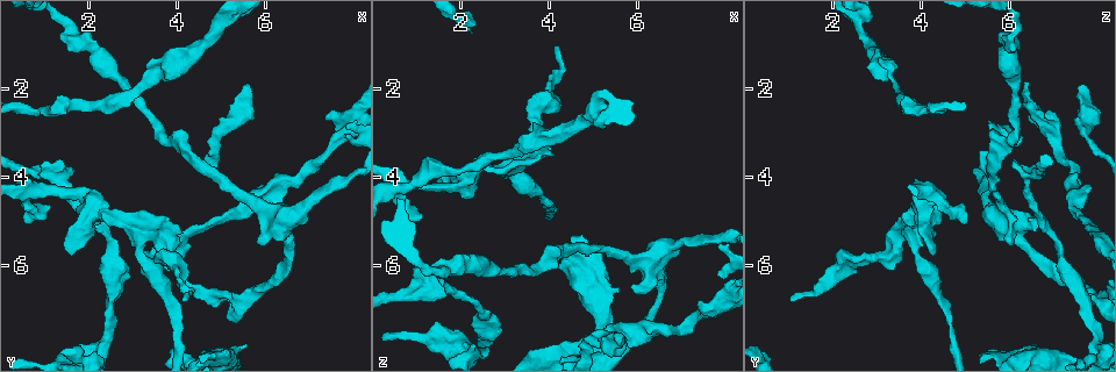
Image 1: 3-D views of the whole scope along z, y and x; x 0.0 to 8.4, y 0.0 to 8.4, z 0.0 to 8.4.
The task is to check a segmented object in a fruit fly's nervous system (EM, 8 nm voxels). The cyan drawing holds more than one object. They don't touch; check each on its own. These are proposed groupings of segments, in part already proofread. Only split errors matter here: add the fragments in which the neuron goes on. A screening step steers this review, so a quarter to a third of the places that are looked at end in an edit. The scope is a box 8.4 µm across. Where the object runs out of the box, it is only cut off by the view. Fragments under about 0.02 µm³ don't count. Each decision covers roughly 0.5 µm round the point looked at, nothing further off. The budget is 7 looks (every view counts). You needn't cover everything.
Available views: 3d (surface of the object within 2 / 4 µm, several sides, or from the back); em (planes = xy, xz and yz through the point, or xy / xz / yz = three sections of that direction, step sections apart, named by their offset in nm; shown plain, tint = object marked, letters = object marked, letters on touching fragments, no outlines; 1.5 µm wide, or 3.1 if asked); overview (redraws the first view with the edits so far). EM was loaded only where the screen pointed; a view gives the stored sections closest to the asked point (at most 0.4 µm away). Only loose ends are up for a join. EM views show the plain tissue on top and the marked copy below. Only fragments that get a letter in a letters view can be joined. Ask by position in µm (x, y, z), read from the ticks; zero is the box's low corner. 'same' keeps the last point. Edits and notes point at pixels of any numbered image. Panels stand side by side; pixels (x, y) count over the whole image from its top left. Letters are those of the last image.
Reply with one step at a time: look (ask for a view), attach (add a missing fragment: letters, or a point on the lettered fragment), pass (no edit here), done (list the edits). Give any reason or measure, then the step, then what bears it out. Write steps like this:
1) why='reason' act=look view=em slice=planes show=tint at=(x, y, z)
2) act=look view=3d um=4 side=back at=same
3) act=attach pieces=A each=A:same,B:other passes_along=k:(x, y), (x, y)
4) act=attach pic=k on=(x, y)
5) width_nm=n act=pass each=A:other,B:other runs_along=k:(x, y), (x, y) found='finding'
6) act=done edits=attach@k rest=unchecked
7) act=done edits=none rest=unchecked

why='branch stops here' act=look view=3d um=2 at=(7.40, 2.65, 6.80)

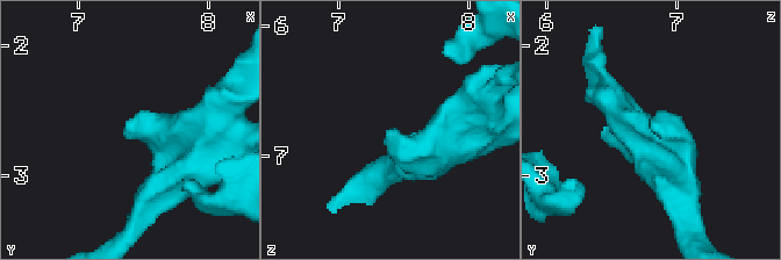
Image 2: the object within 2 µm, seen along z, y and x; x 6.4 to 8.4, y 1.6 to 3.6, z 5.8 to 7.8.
why='now the EM' act=look view=em slice=yz step=4 show=letters at=(7.36, 2.60, 6.78)

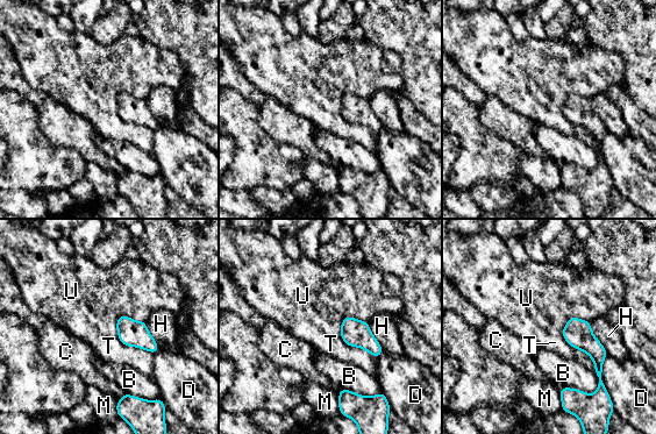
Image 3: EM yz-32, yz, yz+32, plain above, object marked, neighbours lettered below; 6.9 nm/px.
why='cut it another way' act=look view=em slice=planes show=letters at=same

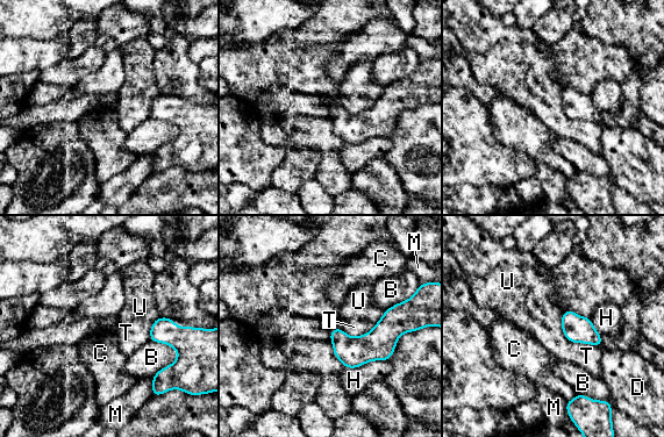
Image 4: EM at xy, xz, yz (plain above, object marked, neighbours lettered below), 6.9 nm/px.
act=pass each=B:other,C:other,D:other,H:other,M:other,T:other,U:other border=4:(576, 393), (572, 399), (566, 401) found='none of them fits'

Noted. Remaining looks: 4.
why='free end' act=look view=3d um=4 at=(5.45, 1.95, 7.50)

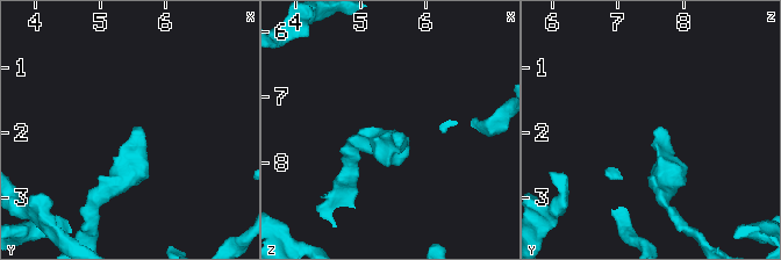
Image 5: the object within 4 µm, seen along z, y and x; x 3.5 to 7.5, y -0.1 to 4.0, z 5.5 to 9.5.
act=look view=em slice=planes show=letters at=(5.50, 1.95, 7.60)

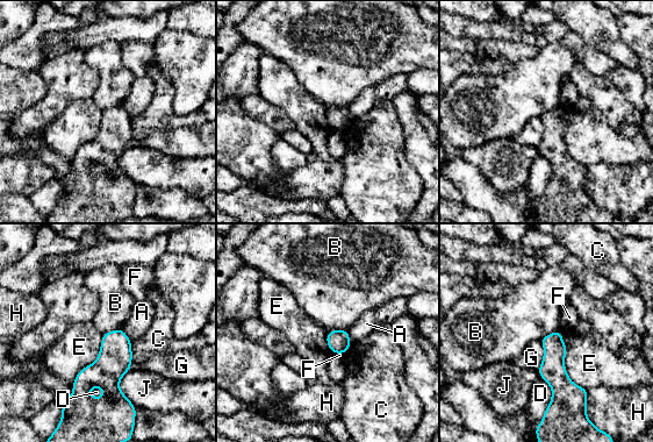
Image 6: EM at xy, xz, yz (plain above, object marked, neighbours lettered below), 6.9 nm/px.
act=pass each=A:other,B:other,C:other,D:other,E:other,F:other,G:other,H:other,J:other border=6:(347, 329), (331, 329), (325, 336) found='none of them fits'

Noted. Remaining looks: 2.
why='an open end' act=look view=em slice=planes show=letters at=(1.55, 5.70, 4.25)

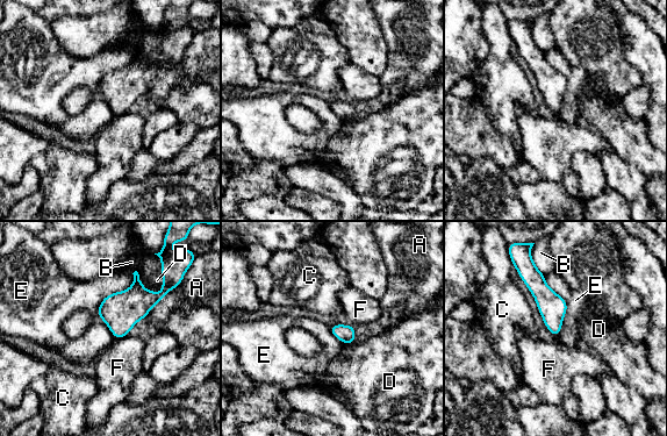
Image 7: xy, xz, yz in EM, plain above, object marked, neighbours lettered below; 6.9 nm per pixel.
act=pass each=A:other,B:other,C:other,D:other,E:other,F:other border=7:(133, 273), (98, 309), (114, 337) found='none of them fits'

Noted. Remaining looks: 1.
act=done edits=none rest=unchecked

